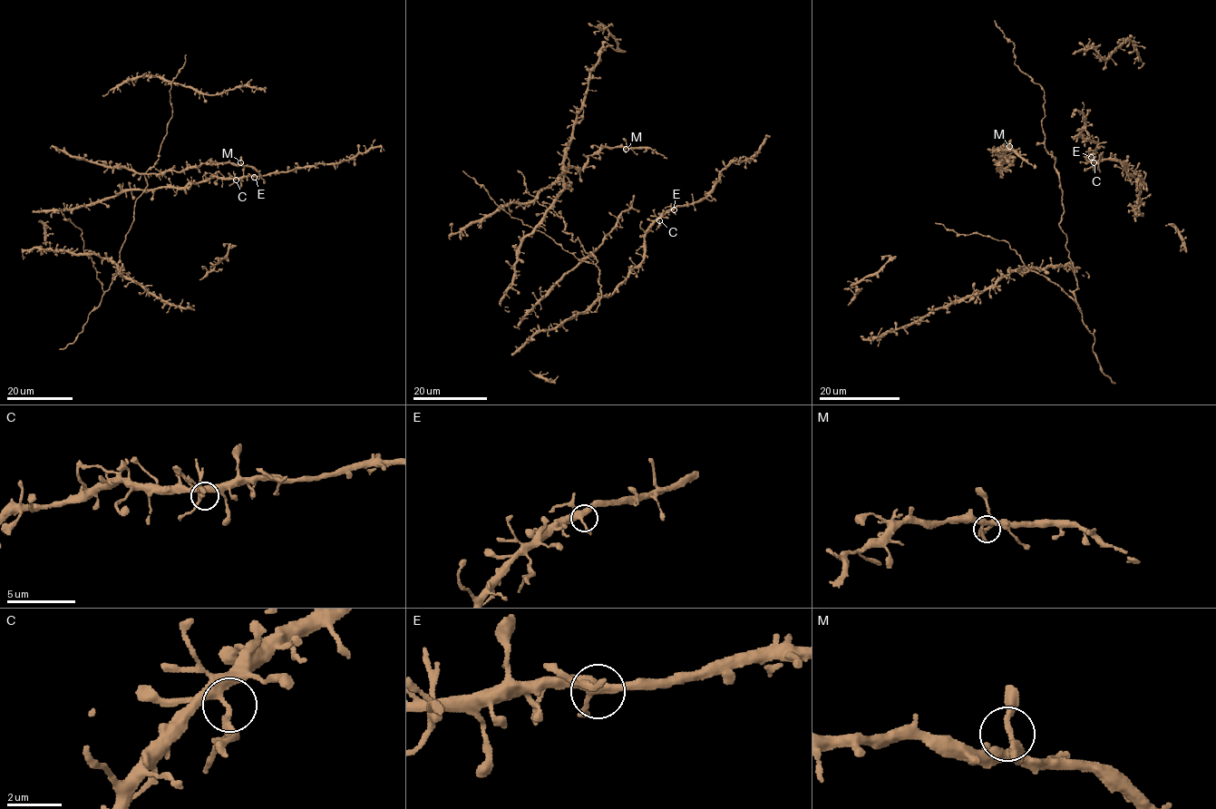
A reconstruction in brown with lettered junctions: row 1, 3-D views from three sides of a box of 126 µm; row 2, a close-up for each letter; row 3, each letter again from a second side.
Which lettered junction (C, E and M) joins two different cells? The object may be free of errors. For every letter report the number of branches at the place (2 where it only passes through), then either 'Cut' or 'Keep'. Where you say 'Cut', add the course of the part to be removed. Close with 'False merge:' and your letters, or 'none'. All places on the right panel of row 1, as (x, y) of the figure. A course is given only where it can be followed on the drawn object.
C: Branches: 4. Cut. Course of the part to remove: (1094, 163), (1104, 151)
E: Branches: 4. Keep
M: Branches: 3. Keep
False merge: C

